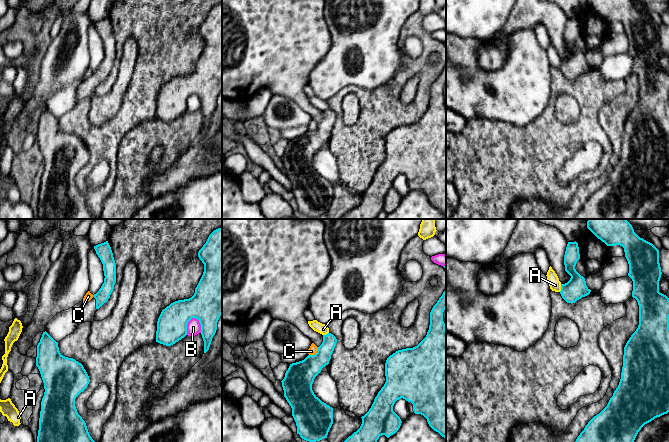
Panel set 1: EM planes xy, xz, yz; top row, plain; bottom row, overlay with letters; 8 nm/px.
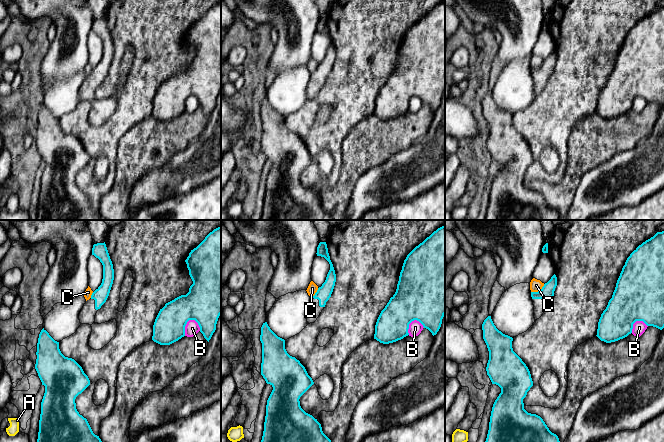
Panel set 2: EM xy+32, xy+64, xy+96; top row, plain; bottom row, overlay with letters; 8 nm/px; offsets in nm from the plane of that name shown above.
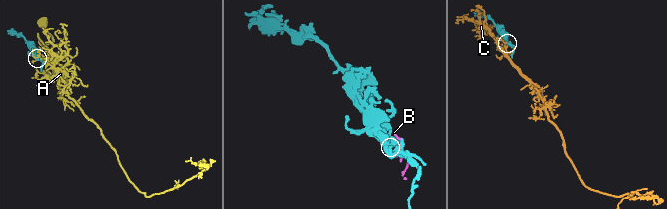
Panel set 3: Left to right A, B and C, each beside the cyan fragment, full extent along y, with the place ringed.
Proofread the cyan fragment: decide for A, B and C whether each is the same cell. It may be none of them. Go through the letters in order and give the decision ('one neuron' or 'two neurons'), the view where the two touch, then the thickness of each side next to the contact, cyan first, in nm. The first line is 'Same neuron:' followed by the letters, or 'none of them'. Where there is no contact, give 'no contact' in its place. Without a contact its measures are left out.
Same neuron: none of them
A: two neurons; meets cyan in yz; 170 nm thick on the cyan side, 100 nm on the other
B: two neurons; meets cyan in xy; 280 nm thick on the cyan side, 110 nm on the other
C: two neurons; meets cyan in xz; 240 nm thick on the cyan side, 70 nm on the other

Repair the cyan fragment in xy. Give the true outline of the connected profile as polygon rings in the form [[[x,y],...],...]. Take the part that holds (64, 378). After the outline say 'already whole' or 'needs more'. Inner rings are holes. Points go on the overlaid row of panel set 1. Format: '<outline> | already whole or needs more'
[[[45,331],[37,345],[36,366],[45,389],[41,401],[37,442],[95,442],[75,406],[76,397],[90,382],[83,365],[73,358],[63,356],[59,351],[58,342]]] | already whole

